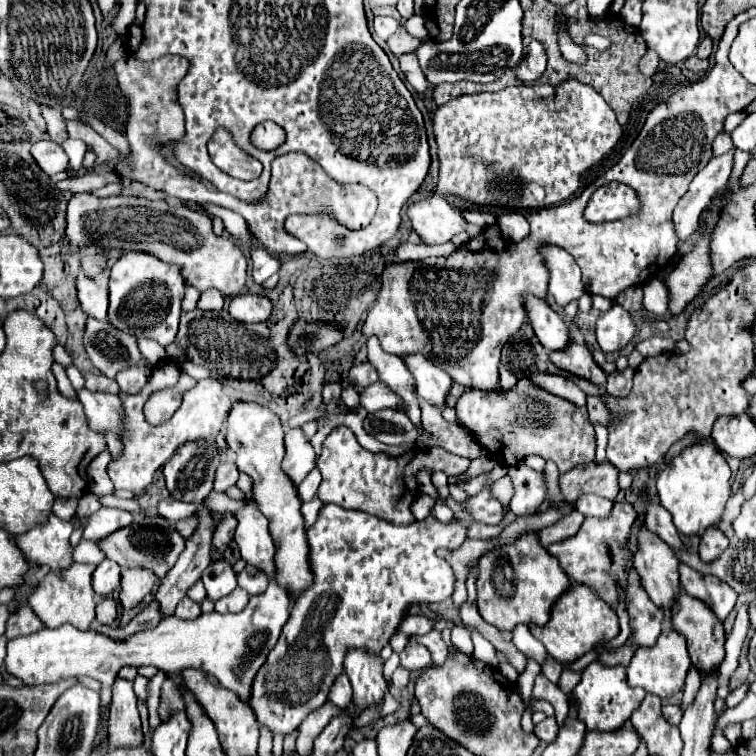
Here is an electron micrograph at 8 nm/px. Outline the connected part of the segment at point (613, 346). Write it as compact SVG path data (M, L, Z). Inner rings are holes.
M617 303L611 310L601 314L595 327L597 344L603 352L617 352L625 348L633 340L635 332L637 324L629 316L629 312Z

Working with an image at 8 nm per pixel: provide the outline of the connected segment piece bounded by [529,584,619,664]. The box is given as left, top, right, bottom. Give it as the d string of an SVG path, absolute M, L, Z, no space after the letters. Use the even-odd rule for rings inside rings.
M571 584L569 590L565 590L565 594L561 594L561 598L557 600L557 606L553 606L549 622L545 626L529 626L529 630L537 640L545 644L549 656L553 656L561 664L567 664L587 654L599 640L615 638L619 634L619 620L615 610L605 604L591 586Z

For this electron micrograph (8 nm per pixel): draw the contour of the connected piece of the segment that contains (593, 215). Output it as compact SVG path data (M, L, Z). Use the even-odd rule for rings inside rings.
M609 182L593 192L585 208L585 220L591 224L621 220L641 212L641 202L631 186Z

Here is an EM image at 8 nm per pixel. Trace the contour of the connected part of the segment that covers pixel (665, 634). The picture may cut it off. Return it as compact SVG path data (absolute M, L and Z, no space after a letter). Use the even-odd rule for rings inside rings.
M667 626L667 628L663 628L655 646L639 648L633 654L631 664L627 666L627 682L629 682L629 686L639 686L645 692L657 694L661 698L671 698L683 688L689 666L691 666L691 658L687 654L685 638L681 634L677 634L673 628Z

